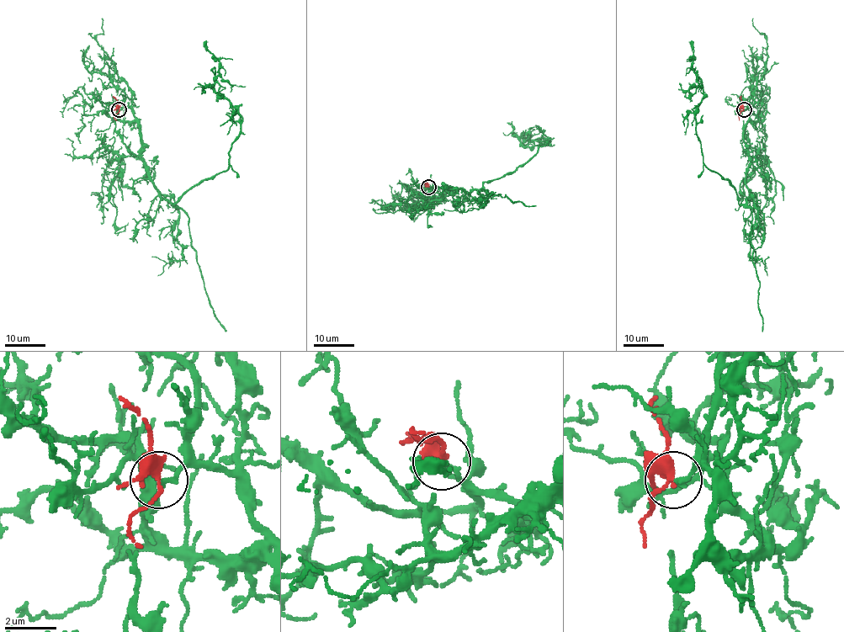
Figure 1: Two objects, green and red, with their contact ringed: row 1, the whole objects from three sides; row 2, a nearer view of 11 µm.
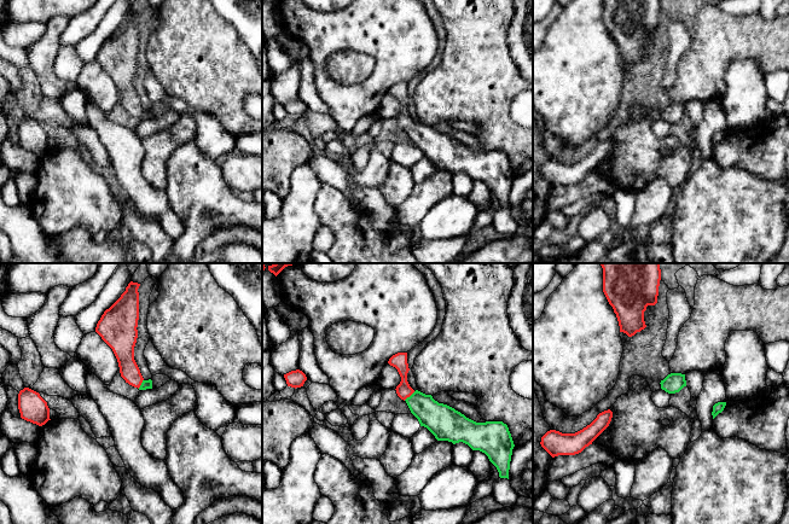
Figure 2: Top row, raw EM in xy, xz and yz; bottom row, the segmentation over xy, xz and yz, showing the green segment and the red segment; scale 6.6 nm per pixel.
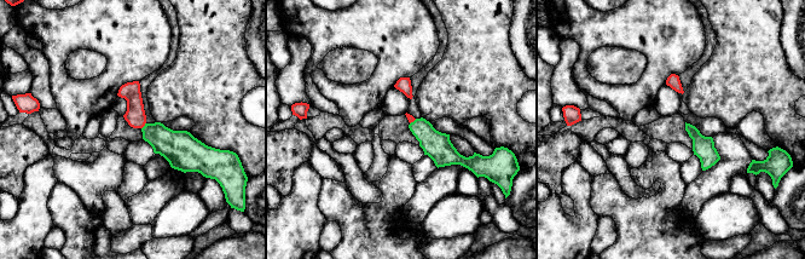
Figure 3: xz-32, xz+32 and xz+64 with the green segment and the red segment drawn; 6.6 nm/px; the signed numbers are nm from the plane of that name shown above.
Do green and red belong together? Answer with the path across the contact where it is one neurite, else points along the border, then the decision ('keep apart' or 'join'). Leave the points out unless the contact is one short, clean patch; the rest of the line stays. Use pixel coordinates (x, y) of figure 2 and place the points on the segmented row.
runs through xz (437, 418), (410, 396), (404, 390), (399, 361); join

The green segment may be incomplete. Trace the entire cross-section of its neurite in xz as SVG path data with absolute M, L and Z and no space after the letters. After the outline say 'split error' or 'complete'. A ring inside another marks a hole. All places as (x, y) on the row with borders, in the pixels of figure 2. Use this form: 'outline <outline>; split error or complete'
outline M407 353L393 355L388 363L395 367L401 377L401 382L395 389L398 396L407 403L411 413L418 419L420 426L427 427L437 441L448 441L453 444L463 442L472 450L485 453L489 461L497 467L499 477L509 479L510 461L515 444L506 424L503 421L476 423L454 408L439 403L431 395L425 395L418 390L414 391L407 382L407 373L410 371Z; split error

